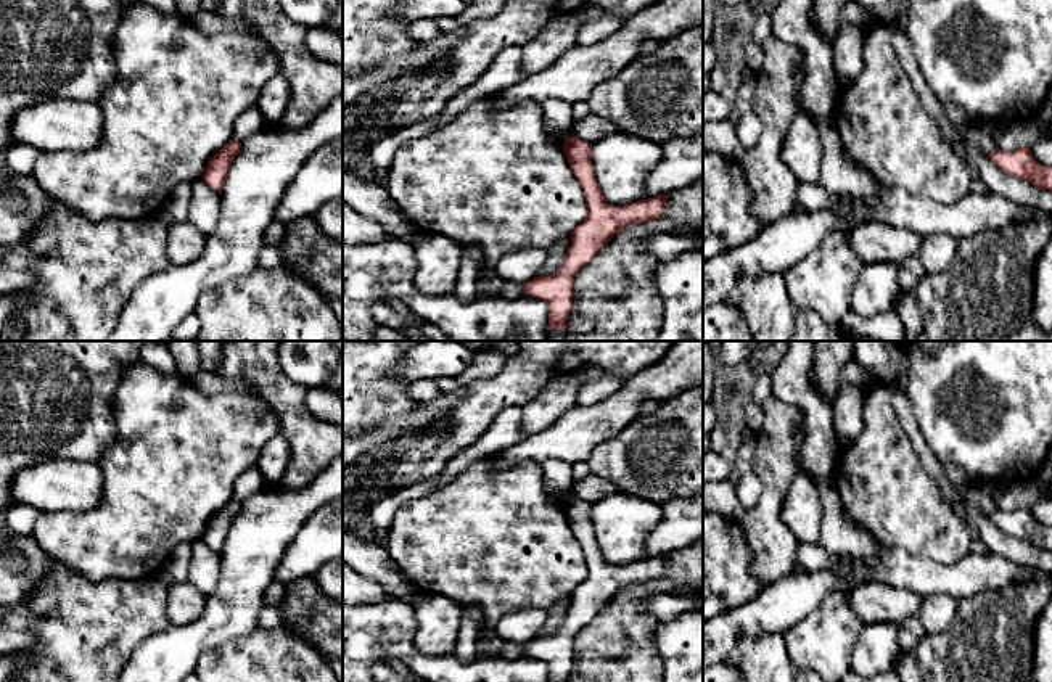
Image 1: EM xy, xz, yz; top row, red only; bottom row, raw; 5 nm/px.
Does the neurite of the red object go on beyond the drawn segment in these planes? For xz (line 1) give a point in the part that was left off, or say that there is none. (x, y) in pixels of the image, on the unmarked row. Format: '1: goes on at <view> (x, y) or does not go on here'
1: does not go on here

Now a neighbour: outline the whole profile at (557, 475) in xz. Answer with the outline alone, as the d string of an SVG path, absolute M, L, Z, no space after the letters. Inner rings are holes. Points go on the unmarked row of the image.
M549 460L542 465L542 470L547 494L553 500L565 503L573 484L573 465L561 460Z

